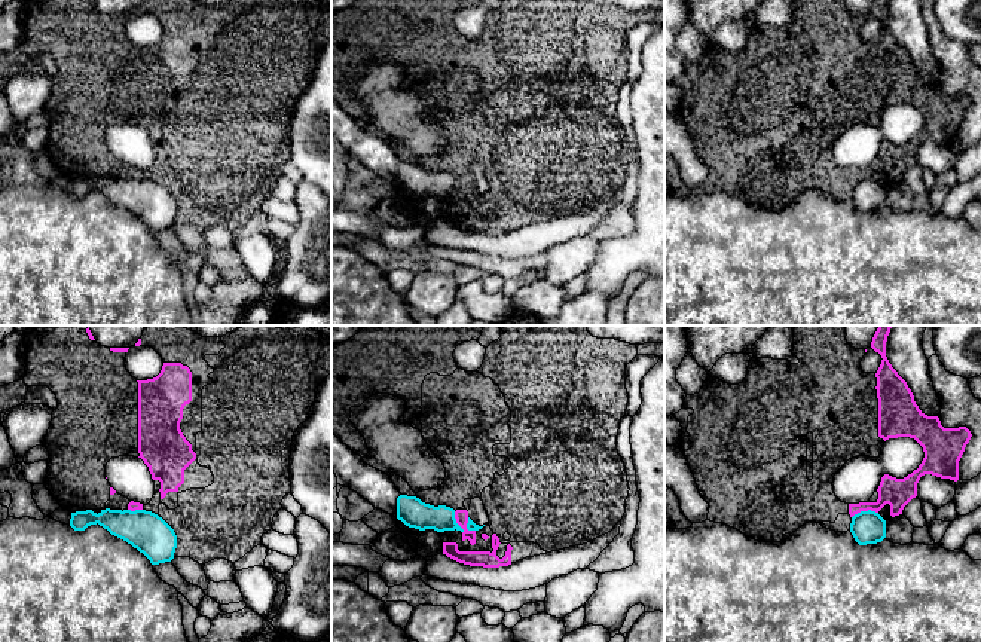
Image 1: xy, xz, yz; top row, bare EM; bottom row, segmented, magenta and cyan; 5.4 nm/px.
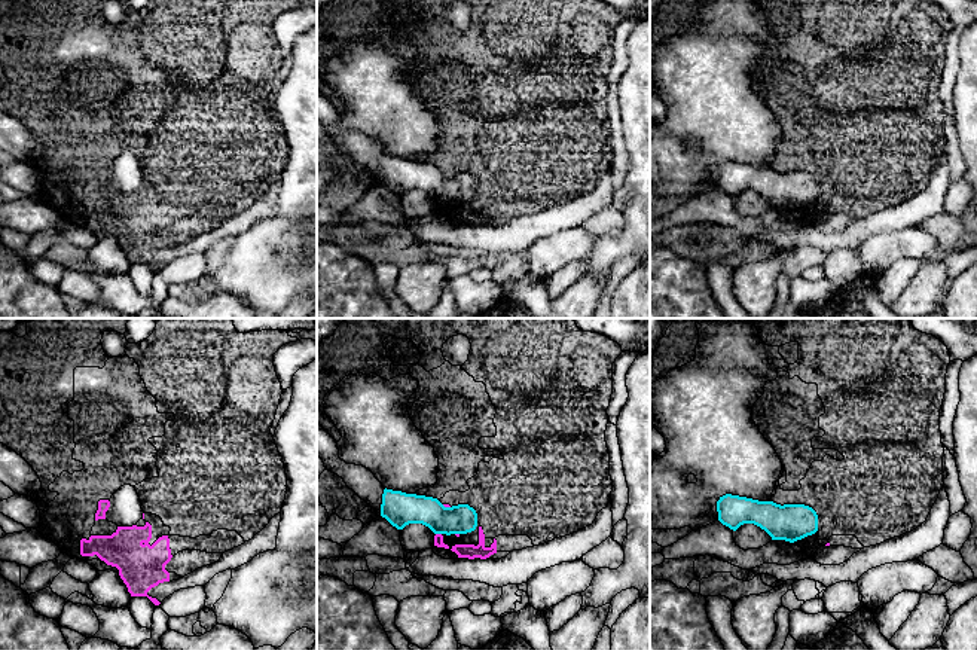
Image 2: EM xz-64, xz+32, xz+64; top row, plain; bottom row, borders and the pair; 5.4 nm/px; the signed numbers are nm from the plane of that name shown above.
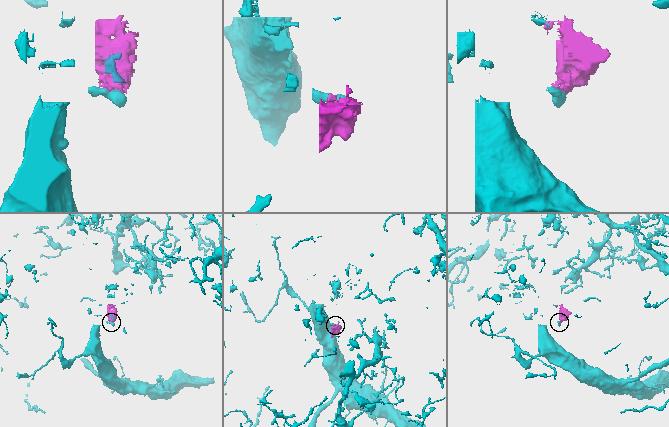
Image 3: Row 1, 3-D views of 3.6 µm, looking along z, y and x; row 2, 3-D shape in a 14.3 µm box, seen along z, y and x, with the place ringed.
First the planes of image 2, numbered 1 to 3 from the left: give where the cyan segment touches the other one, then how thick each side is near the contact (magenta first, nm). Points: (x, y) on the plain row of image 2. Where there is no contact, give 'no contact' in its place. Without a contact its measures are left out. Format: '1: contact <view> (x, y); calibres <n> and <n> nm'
1: no contact
2: contact xz+32 (439, 201); calibres 50 and 190 nm
3: no contact

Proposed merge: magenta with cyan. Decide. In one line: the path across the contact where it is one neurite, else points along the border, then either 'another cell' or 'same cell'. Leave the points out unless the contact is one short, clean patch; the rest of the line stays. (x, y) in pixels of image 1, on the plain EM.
border xz (454, 179), (455, 187), (464, 196), (474, 198); another cell

